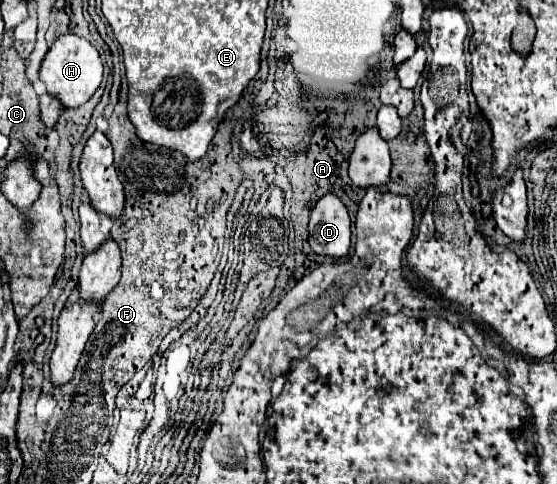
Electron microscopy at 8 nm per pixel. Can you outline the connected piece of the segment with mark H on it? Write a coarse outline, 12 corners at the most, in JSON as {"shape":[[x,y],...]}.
{"shape":[[65,34],[47,50],[39,80],[63,108],[101,86],[103,62],[85,38]]}

